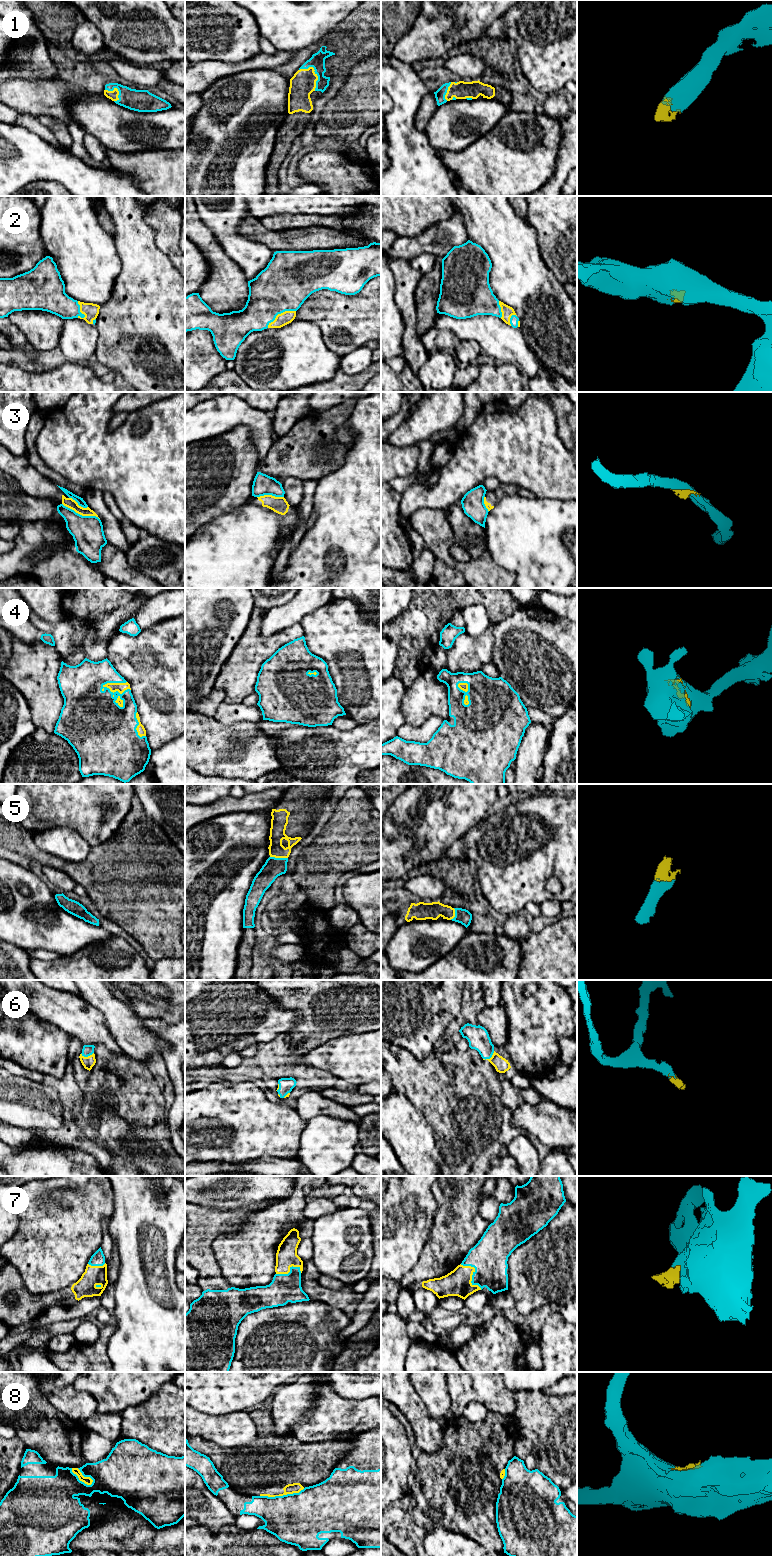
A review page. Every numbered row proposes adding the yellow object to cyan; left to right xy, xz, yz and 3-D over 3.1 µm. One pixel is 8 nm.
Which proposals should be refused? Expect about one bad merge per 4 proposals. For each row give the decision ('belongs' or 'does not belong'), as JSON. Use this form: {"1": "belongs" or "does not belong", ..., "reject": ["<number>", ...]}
{"1": "belongs", "2": "belongs", "3": "does not belong", "4": "belongs", "5": "belongs", "6": "belongs", "7": "belongs", "8": "does not belong", "reject": ["3", "8"]}

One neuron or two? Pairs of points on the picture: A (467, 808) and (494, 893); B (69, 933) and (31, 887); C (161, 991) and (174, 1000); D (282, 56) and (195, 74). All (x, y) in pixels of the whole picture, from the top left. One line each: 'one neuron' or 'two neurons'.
A: two neurons
B: one neuron
C: two neurons
D: one neuron

